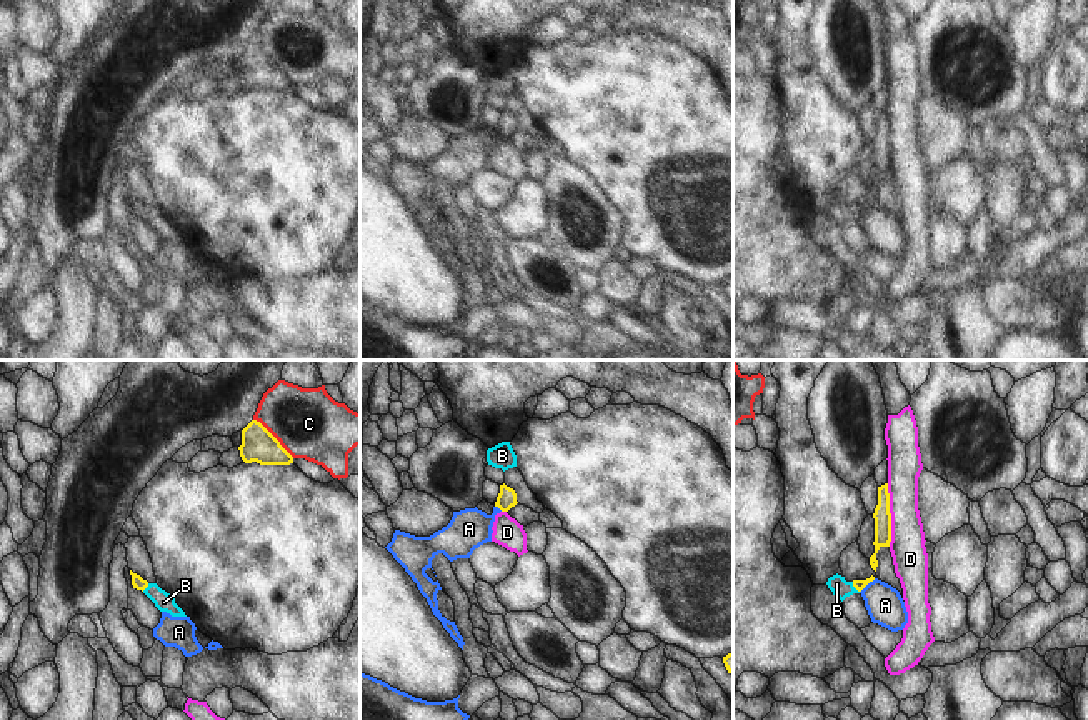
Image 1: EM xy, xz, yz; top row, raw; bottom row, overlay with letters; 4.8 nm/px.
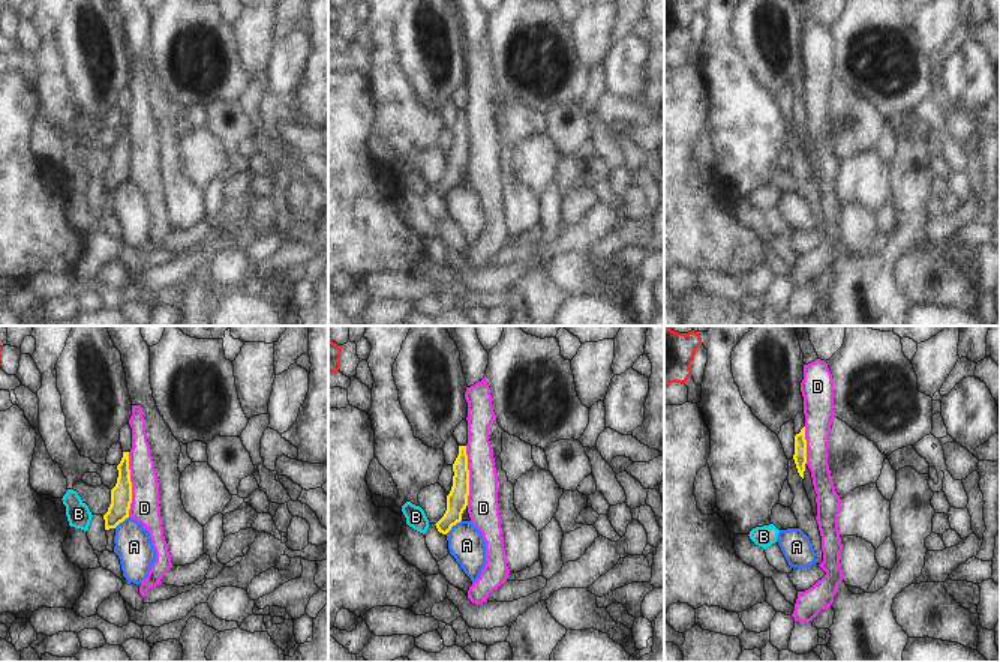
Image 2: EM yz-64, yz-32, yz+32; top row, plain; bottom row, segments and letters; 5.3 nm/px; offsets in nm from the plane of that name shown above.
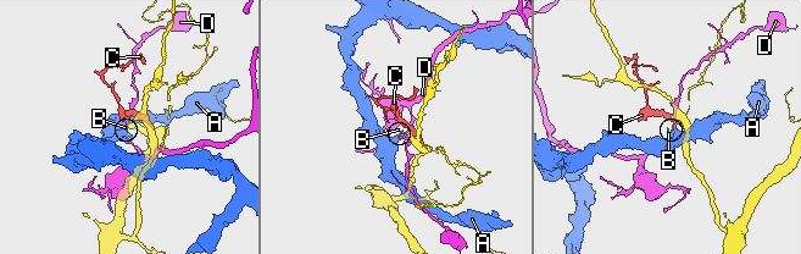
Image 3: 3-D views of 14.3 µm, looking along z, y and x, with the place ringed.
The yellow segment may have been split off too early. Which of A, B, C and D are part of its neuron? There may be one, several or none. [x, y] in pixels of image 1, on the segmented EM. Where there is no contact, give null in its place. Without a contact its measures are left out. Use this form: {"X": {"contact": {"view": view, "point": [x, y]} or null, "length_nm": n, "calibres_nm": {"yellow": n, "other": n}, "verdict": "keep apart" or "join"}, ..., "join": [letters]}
{"A": {"contact": {"view": "yz", "point": [867, 584]}, "length_nm": 100, "calibres_nm": {"yellow": 50, "other": 180}, "verdict": "keep apart"}, "B": {"contact": {"view": "yz", "point": [853, 585]}, "length_nm": 70, "calibres_nm": {"yellow": 50, "other": 90}, "verdict": "join"}, "C": {"contact": {"view": "xy", "point": [274, 437]}, "length_nm": 280, "calibres_nm": {"yellow": 160, "other": 340}, "verdict": "keep apart"}, "D": {"contact": {"view": "yz", "point": [890, 515]}, "length_nm": 300, "calibres_nm": {"yellow": 90, "other": 170}, "verdict": "keep apart"}, "join": ["B"]}

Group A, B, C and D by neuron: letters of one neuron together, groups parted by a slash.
A / B / C / D

